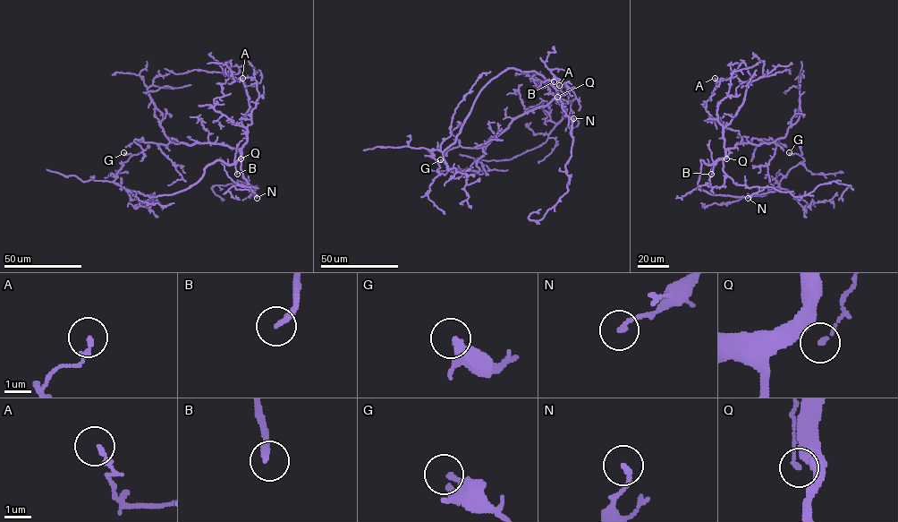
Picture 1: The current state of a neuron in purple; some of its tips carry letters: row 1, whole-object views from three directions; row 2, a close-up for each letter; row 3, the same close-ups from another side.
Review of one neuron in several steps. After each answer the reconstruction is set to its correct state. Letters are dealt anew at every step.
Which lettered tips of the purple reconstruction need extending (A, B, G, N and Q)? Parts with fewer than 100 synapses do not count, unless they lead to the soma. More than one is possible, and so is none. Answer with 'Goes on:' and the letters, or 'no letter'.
Goes on: B

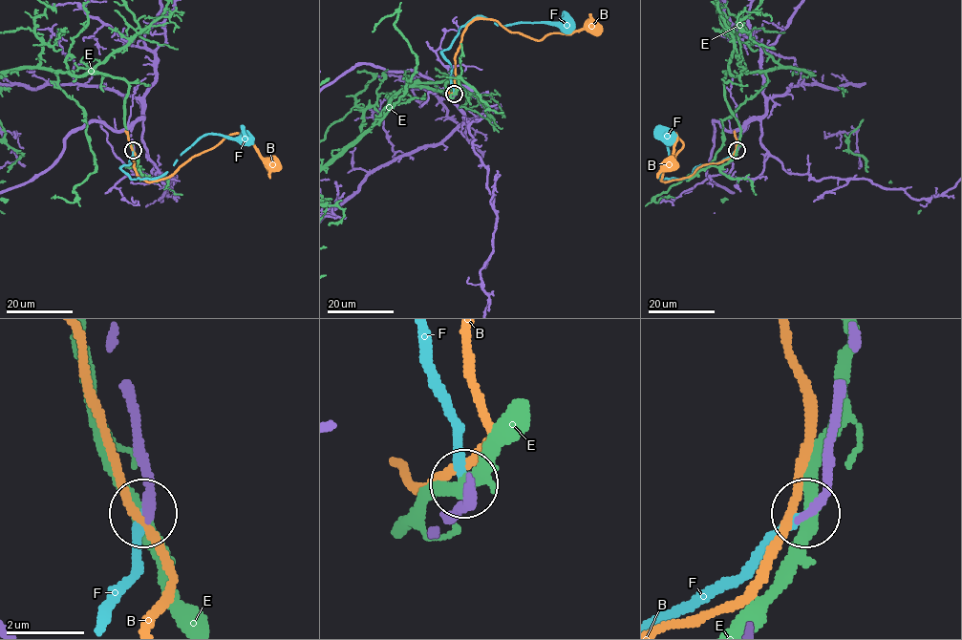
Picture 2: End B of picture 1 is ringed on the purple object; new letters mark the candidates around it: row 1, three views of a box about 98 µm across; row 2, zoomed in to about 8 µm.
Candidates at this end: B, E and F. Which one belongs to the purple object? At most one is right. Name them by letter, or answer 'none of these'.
F

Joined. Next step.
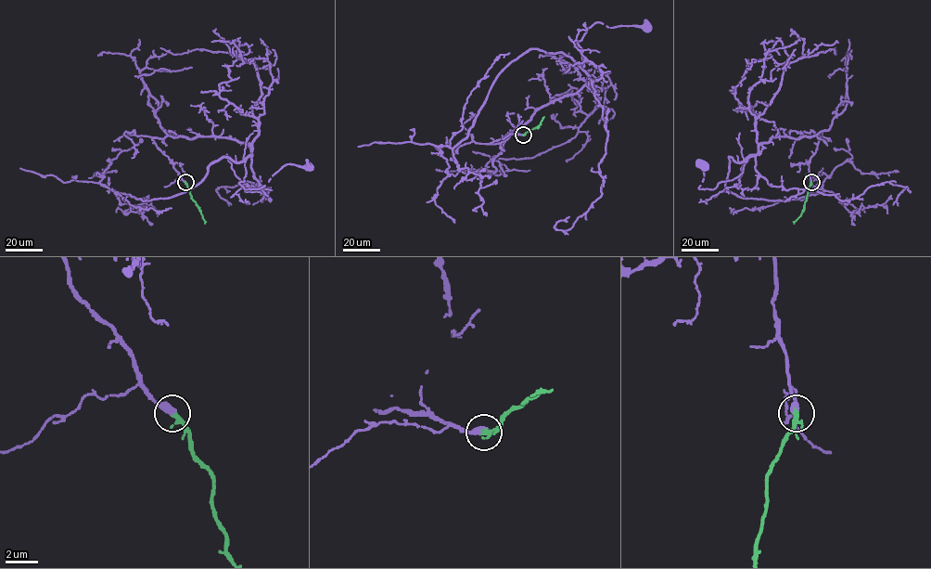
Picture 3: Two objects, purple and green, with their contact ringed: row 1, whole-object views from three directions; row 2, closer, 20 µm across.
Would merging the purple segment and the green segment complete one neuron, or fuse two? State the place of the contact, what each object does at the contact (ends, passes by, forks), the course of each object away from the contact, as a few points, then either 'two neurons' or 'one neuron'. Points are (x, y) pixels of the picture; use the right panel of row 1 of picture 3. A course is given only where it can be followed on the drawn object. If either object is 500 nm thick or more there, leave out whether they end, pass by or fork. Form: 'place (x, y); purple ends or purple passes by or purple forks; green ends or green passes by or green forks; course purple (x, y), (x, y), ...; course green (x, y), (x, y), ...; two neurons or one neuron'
place (811, 182); purple ends; green passes by; course purple (811, 182), (816, 135), (760, 143), (738, 176), (714, 188), (698, 187), (706, 167); course green (811, 182), (803, 210), (794, 224); one neuron

